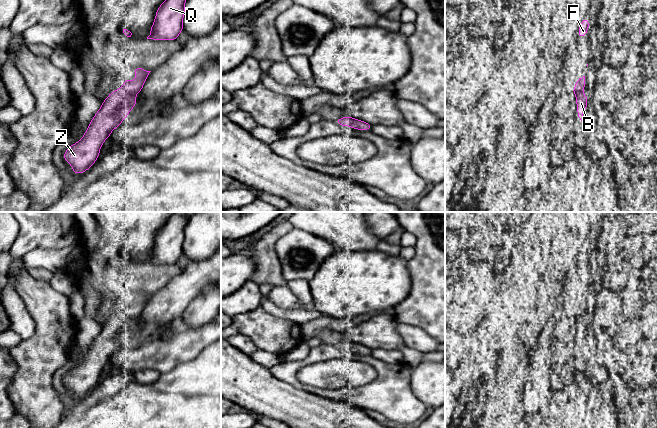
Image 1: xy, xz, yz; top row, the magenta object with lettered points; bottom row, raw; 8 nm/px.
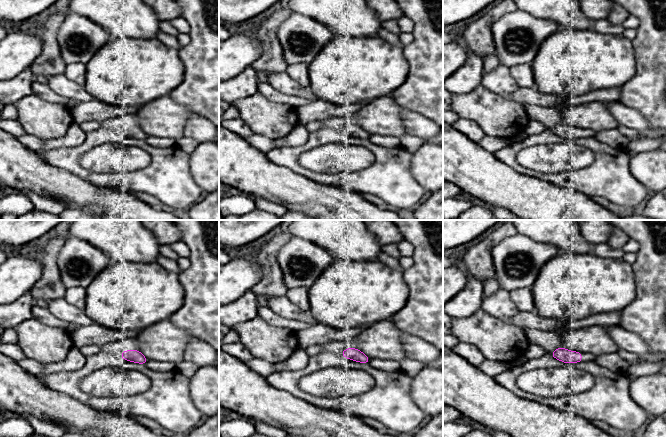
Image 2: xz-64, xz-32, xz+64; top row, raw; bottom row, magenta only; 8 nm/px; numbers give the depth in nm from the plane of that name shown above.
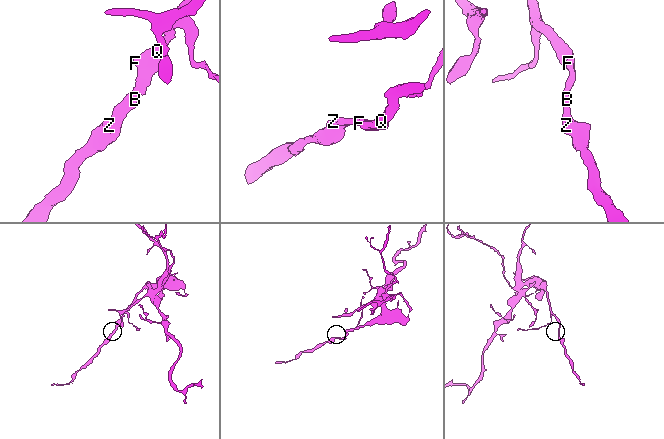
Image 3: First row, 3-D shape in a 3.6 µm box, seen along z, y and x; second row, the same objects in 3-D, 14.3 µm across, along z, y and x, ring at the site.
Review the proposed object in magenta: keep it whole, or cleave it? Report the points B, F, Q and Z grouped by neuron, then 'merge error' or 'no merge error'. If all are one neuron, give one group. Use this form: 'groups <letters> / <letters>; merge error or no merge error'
groups B F Q Z; no merge error

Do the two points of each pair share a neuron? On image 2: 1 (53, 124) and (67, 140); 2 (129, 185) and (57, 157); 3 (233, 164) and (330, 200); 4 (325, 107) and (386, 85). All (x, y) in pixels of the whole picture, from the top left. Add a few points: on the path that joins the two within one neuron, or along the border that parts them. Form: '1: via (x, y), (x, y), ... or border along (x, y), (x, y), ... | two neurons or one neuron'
1: border along (73, 122), (63, 135), (44, 140) | two neurons
2: via (111, 180), (92, 178), (75, 168) | one neuron
3: via (257, 175), (306, 196) | one neuron
4: border along (317, 98), (335, 104), (358, 104) | two neurons

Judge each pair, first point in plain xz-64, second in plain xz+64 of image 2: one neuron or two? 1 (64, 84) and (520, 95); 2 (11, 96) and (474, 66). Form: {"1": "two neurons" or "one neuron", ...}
{"1": "two neurons", "2": "one neuron"}

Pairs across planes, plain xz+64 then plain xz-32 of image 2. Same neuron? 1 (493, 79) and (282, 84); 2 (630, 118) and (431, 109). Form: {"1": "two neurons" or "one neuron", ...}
{"1": "one neuron", "2": "two neurons"}

